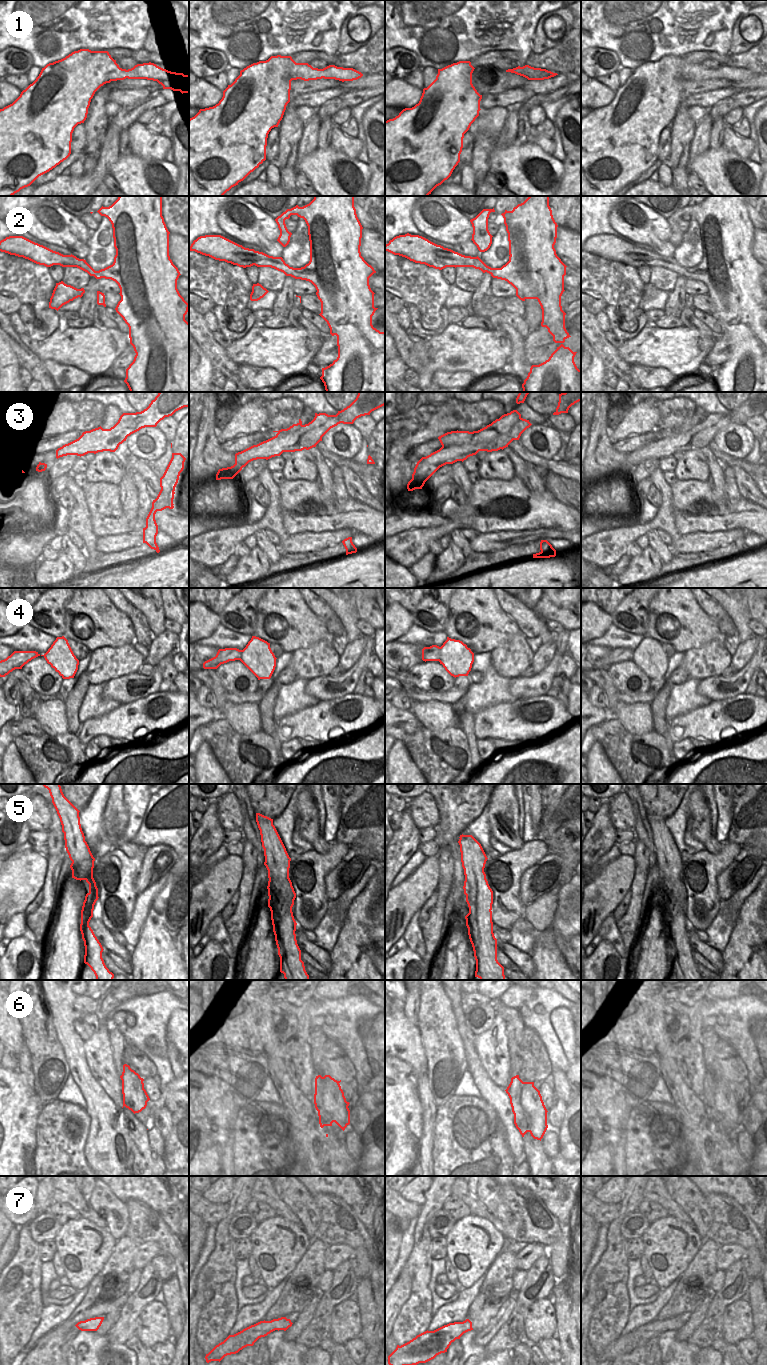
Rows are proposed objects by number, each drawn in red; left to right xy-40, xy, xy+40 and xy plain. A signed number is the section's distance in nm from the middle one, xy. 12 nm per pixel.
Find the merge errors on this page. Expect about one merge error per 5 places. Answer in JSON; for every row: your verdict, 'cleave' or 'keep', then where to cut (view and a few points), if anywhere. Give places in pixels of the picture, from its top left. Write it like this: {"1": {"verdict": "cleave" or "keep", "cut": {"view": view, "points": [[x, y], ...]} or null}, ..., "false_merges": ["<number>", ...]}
{"1": {"verdict": "cleave", "cut": {"view": "xy", "points": [[322, 69], [323, 77]]}}, "2": {"verdict": "keep", "cut": null}, "3": {"verdict": "cleave", "cut": {"view": "xy+40", "points": [[505, 414], [481, 440], [442, 446]]}}, "4": {"verdict": "keep", "cut": null}, "5": {"verdict": "keep", "cut": null}, "6": {"verdict": "keep", "cut": null}, "7": {"verdict": "keep", "cut": null}, "false_merges": ["1", "3"]}

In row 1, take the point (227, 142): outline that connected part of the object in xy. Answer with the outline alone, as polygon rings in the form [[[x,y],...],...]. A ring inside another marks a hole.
[[[271,56],[266,61],[253,63],[240,71],[240,75],[235,81],[228,85],[223,91],[223,97],[213,107],[200,109],[199,112],[189,119],[189,196],[223,196],[232,187],[238,185],[251,172],[259,167],[266,160],[266,146],[268,134],[272,128],[278,127],[283,118],[287,104],[290,102],[291,81],[301,79],[304,81],[322,79],[324,76],[323,69],[313,68],[308,63],[296,63],[291,56]]]

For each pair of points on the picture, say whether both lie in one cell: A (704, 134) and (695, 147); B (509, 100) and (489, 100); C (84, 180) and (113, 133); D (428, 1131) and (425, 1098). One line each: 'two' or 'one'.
A: one
B: one
C: one
D: one

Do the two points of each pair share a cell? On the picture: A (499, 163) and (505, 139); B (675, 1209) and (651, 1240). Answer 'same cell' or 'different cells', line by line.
A: different cells
B: different cells

